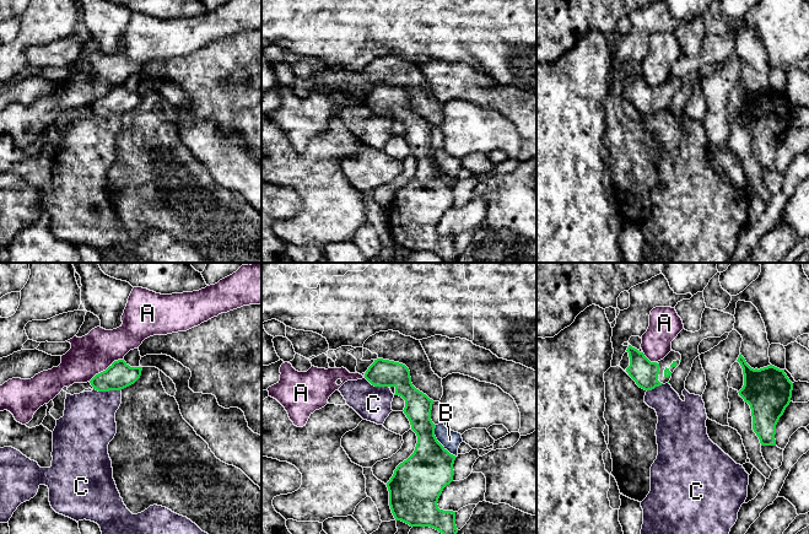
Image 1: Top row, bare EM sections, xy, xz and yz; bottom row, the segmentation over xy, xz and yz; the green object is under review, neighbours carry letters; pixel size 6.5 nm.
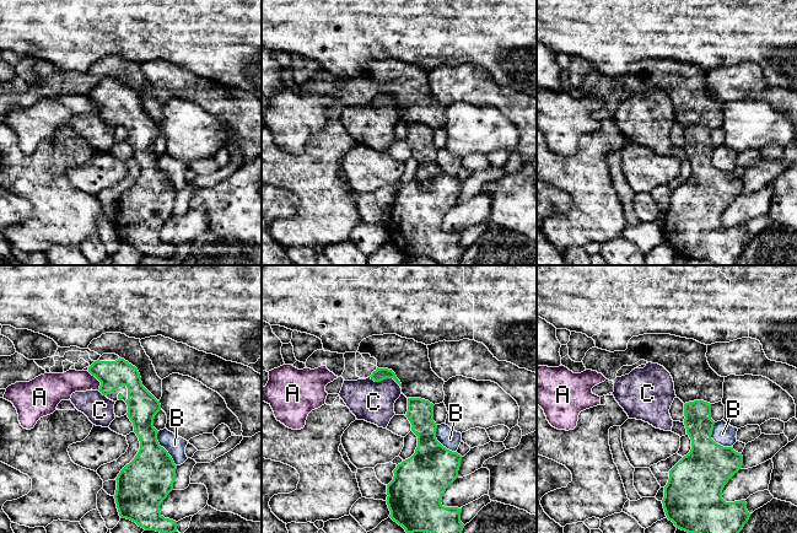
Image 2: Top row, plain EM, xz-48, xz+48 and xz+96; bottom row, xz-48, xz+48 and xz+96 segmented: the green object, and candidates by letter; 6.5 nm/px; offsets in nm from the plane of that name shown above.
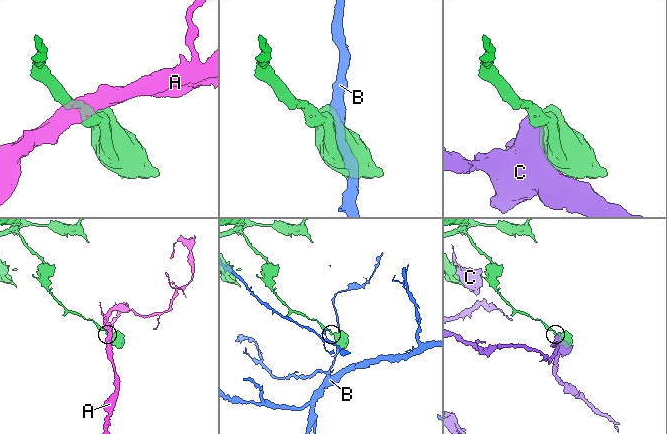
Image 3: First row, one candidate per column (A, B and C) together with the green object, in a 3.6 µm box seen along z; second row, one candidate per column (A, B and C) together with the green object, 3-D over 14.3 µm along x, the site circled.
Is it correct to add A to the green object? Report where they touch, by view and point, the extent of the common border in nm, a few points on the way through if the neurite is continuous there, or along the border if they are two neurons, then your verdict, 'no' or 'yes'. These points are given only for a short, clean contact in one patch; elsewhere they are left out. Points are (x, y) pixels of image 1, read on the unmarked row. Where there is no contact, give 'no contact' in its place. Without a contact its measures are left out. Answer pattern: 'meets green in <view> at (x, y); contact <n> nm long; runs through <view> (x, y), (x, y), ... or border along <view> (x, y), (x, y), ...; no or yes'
meets green in xy at (106, 95); contact 260 nm long; border along xy (122, 84), (114, 85), (89, 106); no

